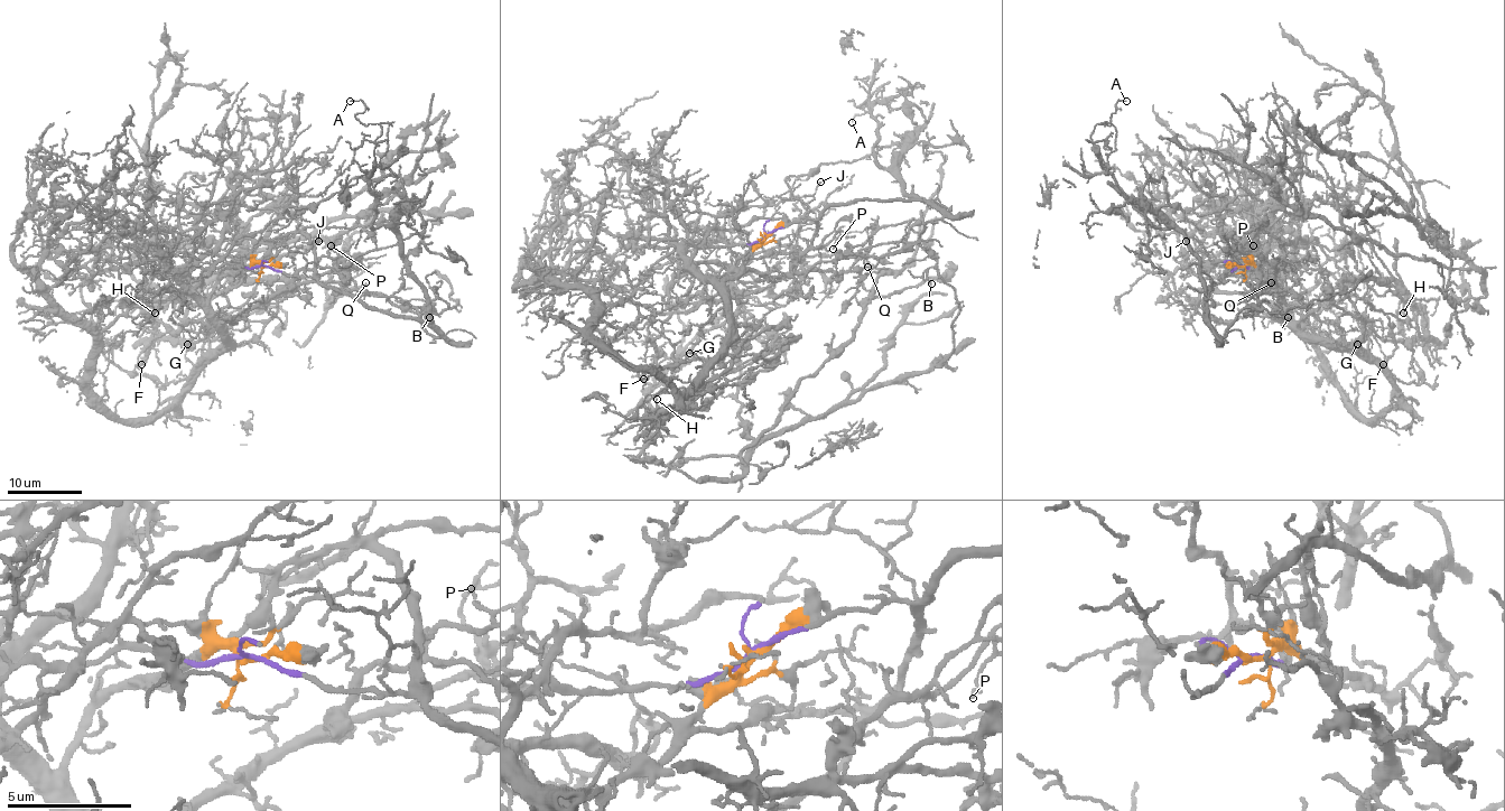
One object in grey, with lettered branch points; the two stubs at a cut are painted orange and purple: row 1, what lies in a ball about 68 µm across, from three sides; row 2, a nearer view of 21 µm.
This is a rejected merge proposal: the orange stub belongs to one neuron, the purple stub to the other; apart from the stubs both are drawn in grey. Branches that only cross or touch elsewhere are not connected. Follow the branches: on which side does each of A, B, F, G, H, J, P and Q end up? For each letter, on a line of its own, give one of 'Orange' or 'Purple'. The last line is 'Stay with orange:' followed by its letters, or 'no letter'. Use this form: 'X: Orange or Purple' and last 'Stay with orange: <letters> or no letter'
A: Purple
B: Purple
F: Orange
G: Orange
H: Orange
J: Purple
P: Orange
Q: Orange
Stay with orange: F, G, H, P, Q

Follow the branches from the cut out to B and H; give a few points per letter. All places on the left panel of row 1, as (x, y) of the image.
B: (263, 266), (315, 277), (393, 314), (416, 316), (438, 337), (424, 327), (418, 307), (432, 307), (429, 318)
H: (263, 266), (219, 280), (210, 310), (226, 346), (212, 360), (201, 354), (213, 337), (149, 344), (155, 313)

